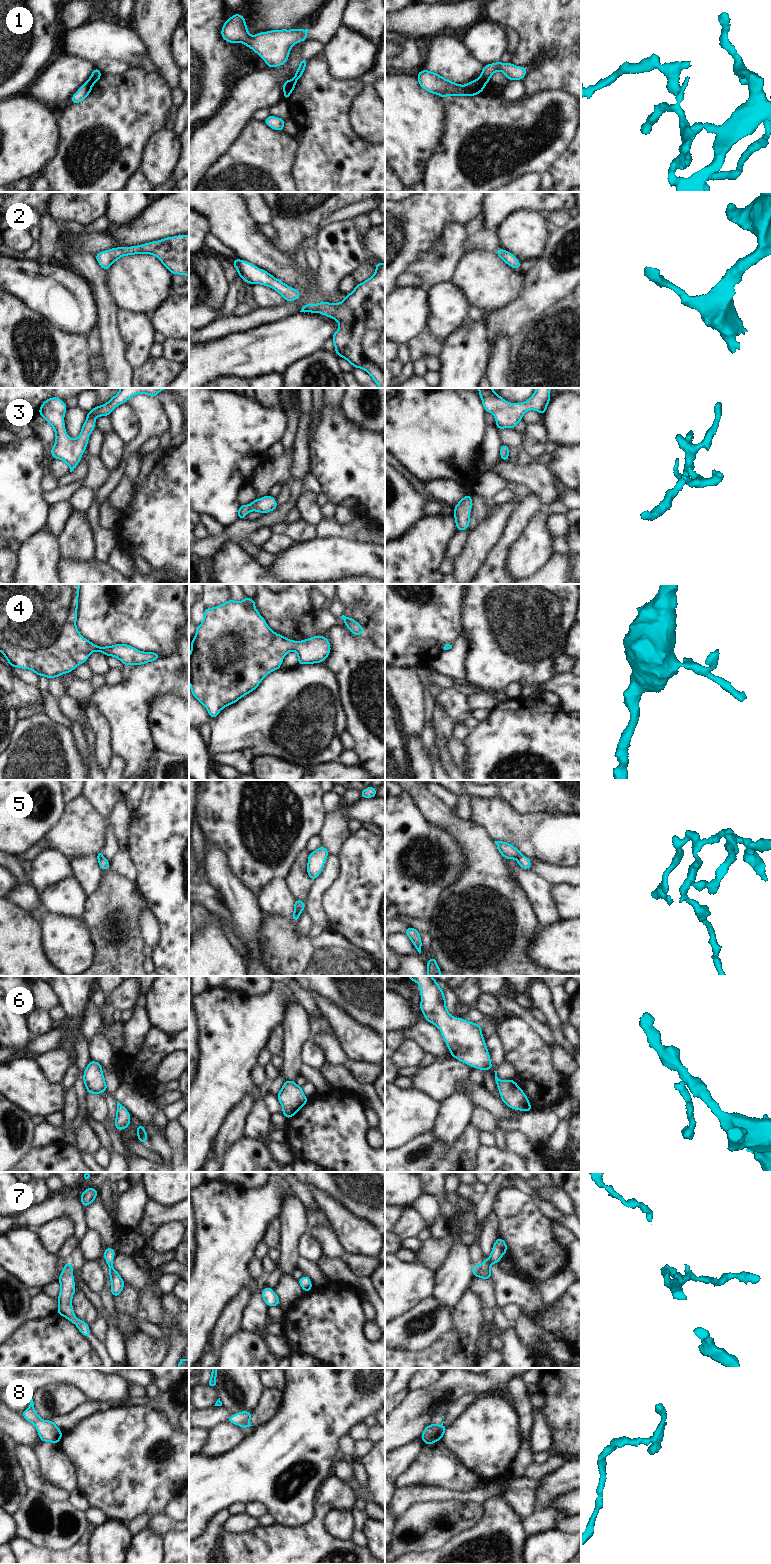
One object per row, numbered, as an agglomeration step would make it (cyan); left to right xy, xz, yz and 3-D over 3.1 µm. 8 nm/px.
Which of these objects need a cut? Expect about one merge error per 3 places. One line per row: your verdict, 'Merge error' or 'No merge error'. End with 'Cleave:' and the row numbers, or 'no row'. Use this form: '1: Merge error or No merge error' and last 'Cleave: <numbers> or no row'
1: Merge error
2: No merge error
3: No merge error
4: No merge error
5: Merge error
6: Merge error
7: No merge error
8: Merge error
Cleave: 1, 5, 6, 8.

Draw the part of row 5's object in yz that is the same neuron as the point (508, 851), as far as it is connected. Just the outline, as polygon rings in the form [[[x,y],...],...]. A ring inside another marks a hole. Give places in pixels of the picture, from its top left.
[[[494,841],[497,845],[497,848],[500,854],[506,859],[518,859],[522,854],[521,852],[513,845],[504,842],[504,841]]]

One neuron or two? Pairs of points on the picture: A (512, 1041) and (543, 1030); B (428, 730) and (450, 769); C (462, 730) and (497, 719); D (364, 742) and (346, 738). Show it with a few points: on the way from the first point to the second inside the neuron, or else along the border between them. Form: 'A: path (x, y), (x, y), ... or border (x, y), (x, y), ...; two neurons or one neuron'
A: border (517, 1018), (521, 1018), (550, 1046); two neurons
B: border (432, 724), (435, 730), (435, 744); two neurons
C: border (471, 730), (463, 741); two neurons
D: border (346, 730), (352, 737), (353, 749); two neurons

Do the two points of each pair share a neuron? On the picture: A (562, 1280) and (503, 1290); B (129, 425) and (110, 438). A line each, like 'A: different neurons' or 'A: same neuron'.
A: same neuron
B: different neurons

